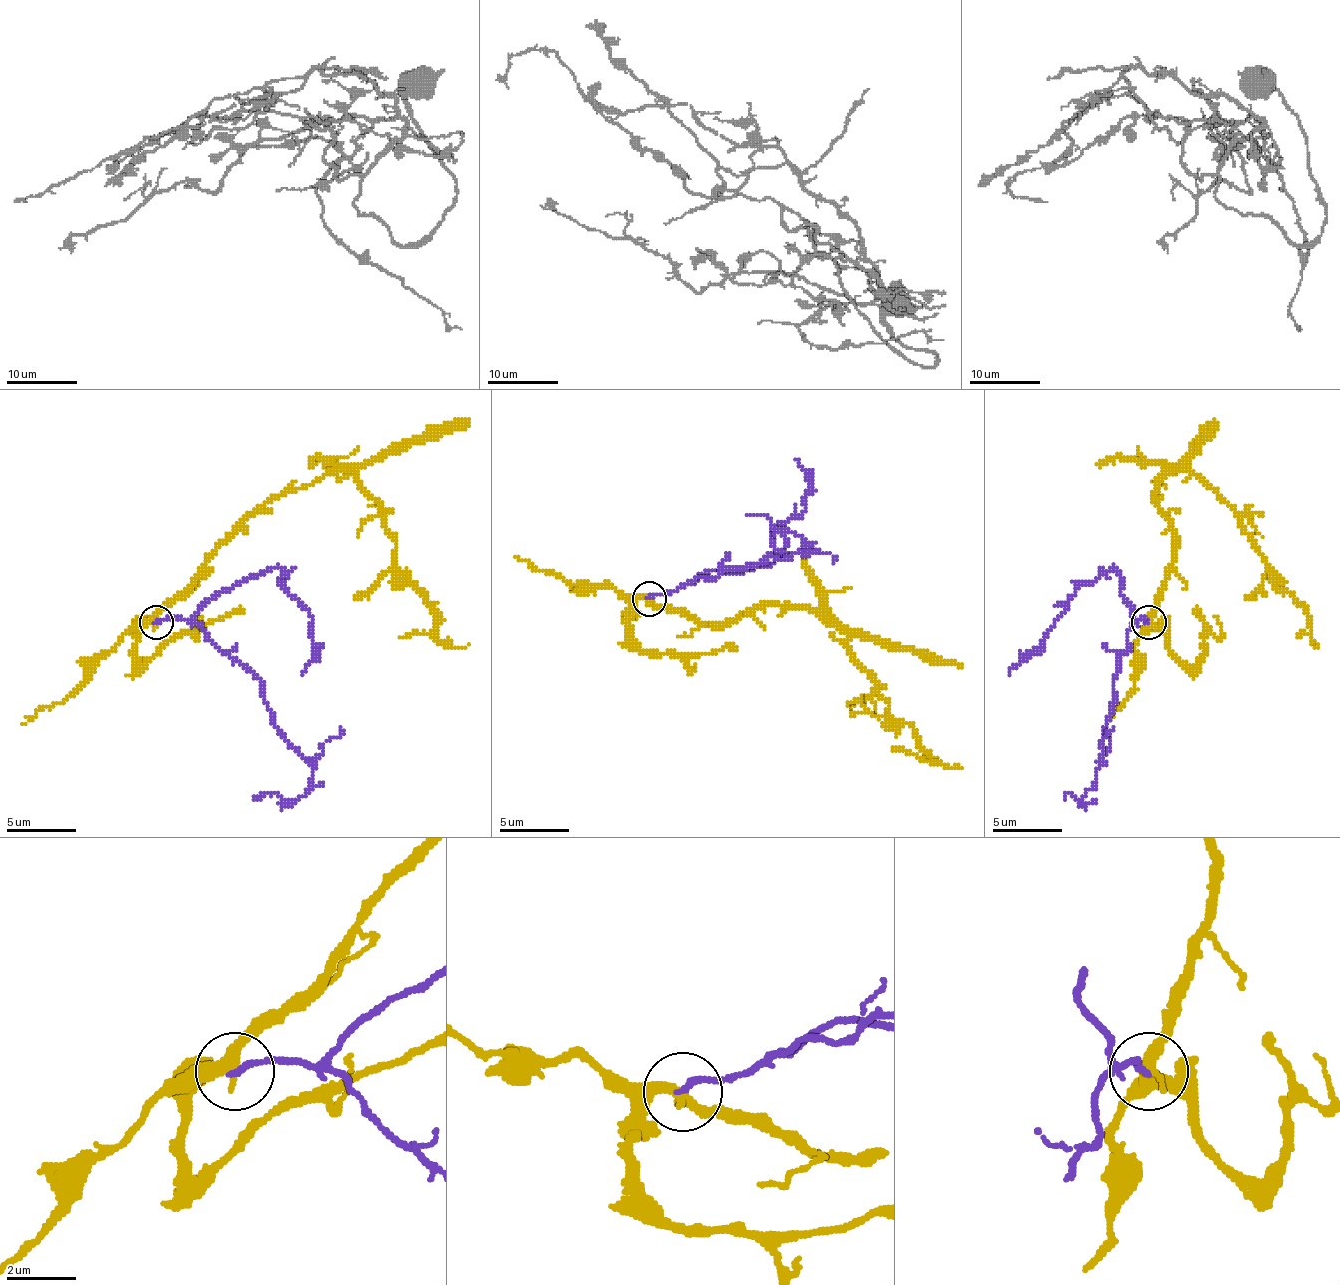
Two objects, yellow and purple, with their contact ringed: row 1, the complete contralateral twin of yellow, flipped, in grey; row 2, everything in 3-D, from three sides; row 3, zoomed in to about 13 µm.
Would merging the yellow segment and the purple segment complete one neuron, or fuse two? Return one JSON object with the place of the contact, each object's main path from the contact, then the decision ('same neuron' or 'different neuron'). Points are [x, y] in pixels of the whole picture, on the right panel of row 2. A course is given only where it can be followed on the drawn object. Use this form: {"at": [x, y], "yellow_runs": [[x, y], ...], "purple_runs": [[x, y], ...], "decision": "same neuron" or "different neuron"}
{"at": [1149, 622], "yellow_runs": [[1148, 623], [1172, 561], [1172, 523], [1155, 488], [1172, 471], [1193, 471], [1234, 512], [1318, 644]], "purple_runs": [[1148, 623], [1138, 620], [1120, 658], [1106, 734], [1110, 751], [1093, 786], [1079, 800], [1065, 793], [1065, 800]], "decision": "different neuron"}

